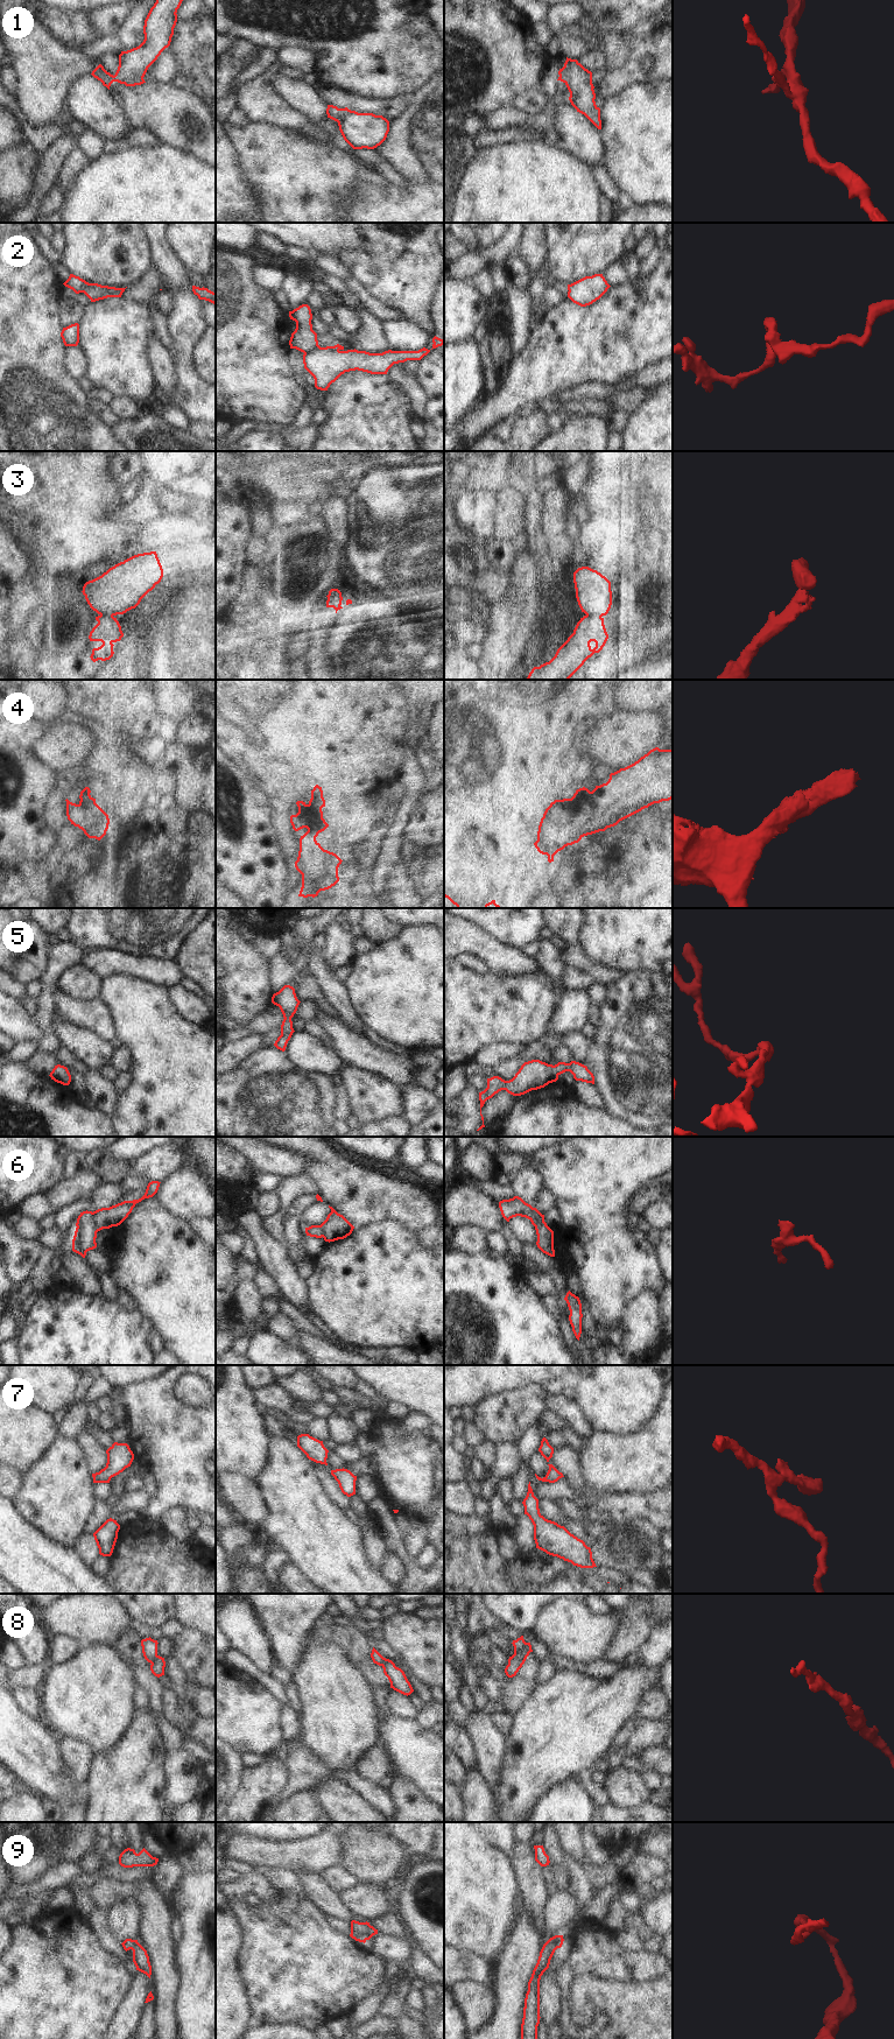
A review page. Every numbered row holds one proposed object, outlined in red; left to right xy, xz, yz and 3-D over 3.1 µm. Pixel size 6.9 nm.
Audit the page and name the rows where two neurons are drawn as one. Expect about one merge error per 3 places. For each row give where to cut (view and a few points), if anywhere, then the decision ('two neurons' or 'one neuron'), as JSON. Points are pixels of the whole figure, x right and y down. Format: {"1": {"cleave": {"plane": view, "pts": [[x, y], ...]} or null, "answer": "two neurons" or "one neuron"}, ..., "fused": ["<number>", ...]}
{"1": {"cleave": {"plane": "xz", "pts": [[352, 111], [344, 114], [337, 121]]}, "answer": "two neurons"}, "2": {"cleave": {"plane": "xy", "pts": [[101, 286], [114, 295], [119, 289]]}, "answer": "two neurons"}, "3": {"cleave": {"plane": "yz", "pts": [[586, 614], [600, 617]]}, "answer": "two neurons"}, "4": {"cleave": null, "answer": "one neuron"}, "5": {"cleave": null, "answer": "one neuron"}, "6": {"cleave": {"plane": "xy", "pts": [[92, 1213], [92, 1220], [98, 1230]]}, "answer": "two neurons"}, "7": {"cleave": null, "answer": "one neuron"}, "8": {"cleave": {"plane": "yz", "pts": [[527, 1643], [514, 1653]]}, "answer": "two neurons"}, "9": {"cleave": null, "answer": "one neuron"}, "fused": ["1", "2", "3", "6", "8"]}

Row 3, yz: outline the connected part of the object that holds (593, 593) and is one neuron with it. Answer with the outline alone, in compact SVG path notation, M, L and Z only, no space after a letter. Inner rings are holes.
M589 567L573 572L578 605L586 616L606 616L612 605L611 582Z

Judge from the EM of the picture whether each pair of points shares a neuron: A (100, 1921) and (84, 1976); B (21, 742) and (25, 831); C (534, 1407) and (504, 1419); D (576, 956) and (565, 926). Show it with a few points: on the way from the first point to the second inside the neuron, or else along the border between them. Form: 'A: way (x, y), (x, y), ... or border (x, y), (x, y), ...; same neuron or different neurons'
A: border (85, 1919), (97, 1942), (115, 1956); different neurons
B: way (23, 764), (26, 785), (22, 792), (22, 809); same neuron
C: way (527, 1407), (511, 1414); same neuron
D: border (569, 943), (579, 948); different neurons

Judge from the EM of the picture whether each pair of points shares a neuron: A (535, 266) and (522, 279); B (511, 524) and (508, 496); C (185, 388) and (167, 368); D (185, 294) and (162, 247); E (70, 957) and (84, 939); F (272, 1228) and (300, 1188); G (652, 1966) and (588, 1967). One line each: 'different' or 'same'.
A: different
B: same
C: different
D: same
E: different
F: same
G: same

